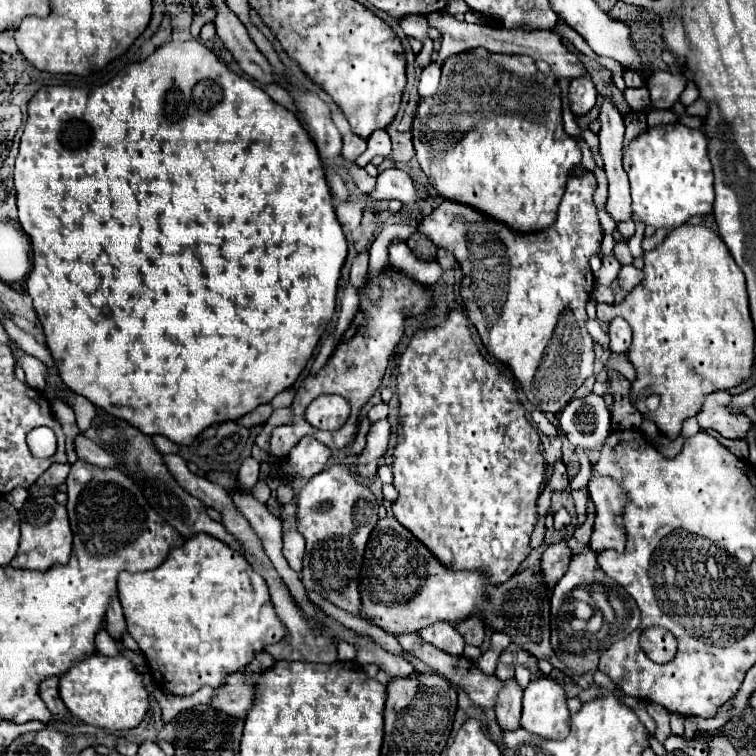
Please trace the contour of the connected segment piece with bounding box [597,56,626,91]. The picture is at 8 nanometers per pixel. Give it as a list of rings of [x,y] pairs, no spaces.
[[[598,56],[597,61],[604,67],[606,67],[611,73],[613,73],[613,80],[615,86],[620,90],[624,91],[626,84],[623,79],[623,66],[619,62],[608,58]]]

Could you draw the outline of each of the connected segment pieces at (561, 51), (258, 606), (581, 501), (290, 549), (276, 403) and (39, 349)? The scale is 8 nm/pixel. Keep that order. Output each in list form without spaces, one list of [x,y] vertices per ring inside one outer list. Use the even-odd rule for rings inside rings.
[[[430,14],[428,16],[428,24],[438,28],[442,32],[442,48],[436,54],[436,64],[442,66],[446,58],[458,54],[458,52],[466,52],[472,48],[486,48],[490,52],[496,54],[528,54],[534,60],[544,60],[550,64],[550,68],[556,72],[558,78],[578,78],[580,74],[584,74],[584,66],[582,62],[576,58],[576,54],[572,54],[562,40],[558,38],[558,34],[554,32],[528,32],[522,28],[514,28],[514,30],[506,30],[506,28],[490,28],[490,26],[482,26],[482,24],[468,24],[468,22],[460,22],[450,14]]]
[[[208,534],[188,538],[182,548],[170,550],[164,564],[154,570],[140,574],[122,572],[118,576],[118,598],[128,632],[146,654],[154,680],[174,696],[192,696],[202,686],[224,686],[228,674],[242,670],[264,646],[280,642],[288,632],[276,616],[264,578],[242,554]]]
[[[583,487],[580,490],[571,491],[571,495],[574,499],[574,504],[578,515],[576,519],[576,524],[572,524],[572,526],[568,526],[568,534],[572,534],[572,532],[574,532],[574,530],[576,530],[576,528],[582,525],[586,520],[587,493],[588,493],[587,487]]]
[[[296,514],[282,518],[282,554],[288,560],[290,568],[300,572],[302,570],[302,556],[304,556],[304,538],[302,534],[296,530]]]
[[[293,389],[285,390],[277,394],[270,402],[270,405],[273,409],[288,407],[292,404],[294,395],[295,391]]]
[[[4,318],[4,328],[6,328],[6,332],[8,332],[8,336],[24,350],[24,352],[28,352],[28,354],[32,354],[32,356],[36,356],[38,360],[42,360],[46,366],[54,366],[54,360],[50,358],[52,354],[50,354],[50,350],[46,348],[46,344],[40,344],[40,342],[36,342],[34,340],[34,336],[32,334],[28,334],[28,332],[24,332],[22,328],[18,328],[10,318]]]

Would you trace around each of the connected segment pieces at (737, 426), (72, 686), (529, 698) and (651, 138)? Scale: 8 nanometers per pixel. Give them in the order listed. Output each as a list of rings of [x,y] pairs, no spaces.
[[[726,390],[708,394],[708,398],[704,398],[700,414],[696,414],[696,420],[700,428],[714,430],[724,438],[744,438],[744,434],[750,430],[750,420],[746,416],[730,414],[726,408],[728,400],[730,394]]]
[[[92,654],[74,664],[68,672],[64,672],[64,676],[60,676],[60,698],[74,718],[106,730],[134,728],[148,712],[148,692],[132,662],[124,656],[108,658]]]
[[[538,678],[528,684],[520,720],[524,730],[548,740],[564,740],[570,732],[568,716],[566,694],[560,684],[550,678]]]
[[[676,122],[632,140],[624,154],[624,170],[632,186],[632,220],[674,230],[692,216],[708,214],[714,204],[714,176],[706,146],[708,142],[700,130]]]

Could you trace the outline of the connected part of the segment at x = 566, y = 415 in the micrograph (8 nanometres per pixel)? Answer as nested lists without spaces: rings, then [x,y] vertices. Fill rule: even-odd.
[[[596,392],[572,398],[560,412],[560,428],[574,446],[598,450],[610,434],[610,412]]]

